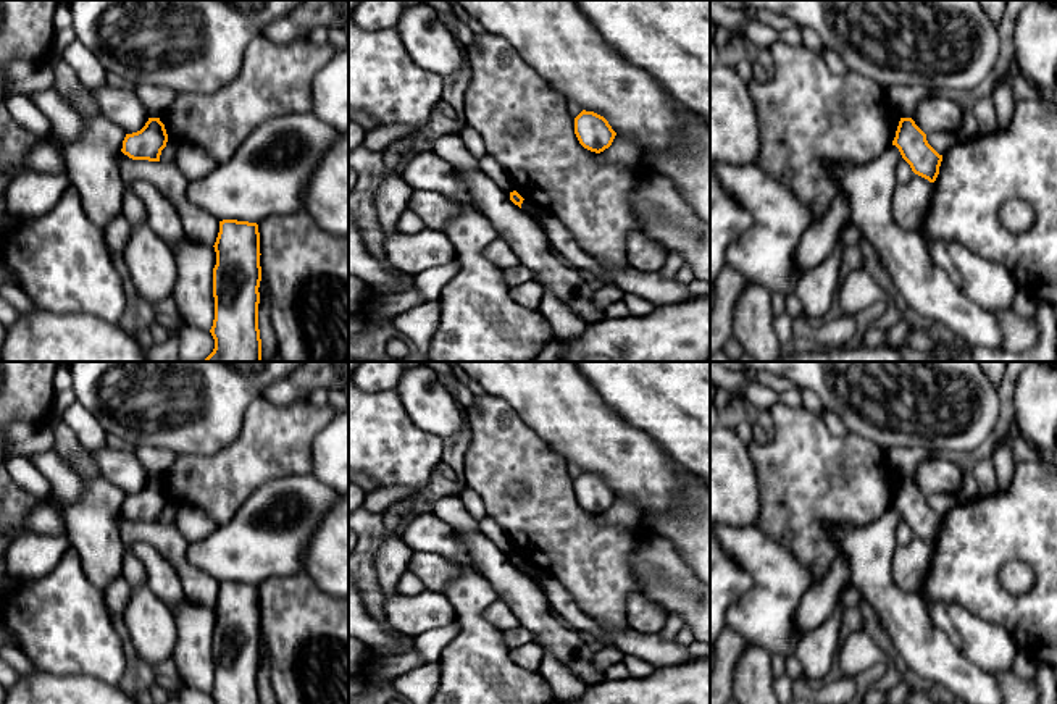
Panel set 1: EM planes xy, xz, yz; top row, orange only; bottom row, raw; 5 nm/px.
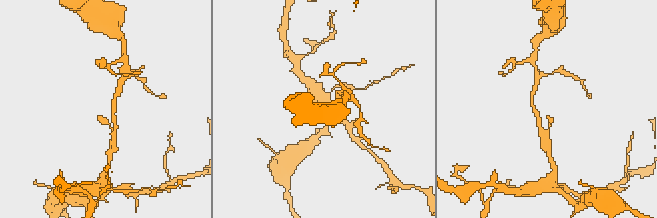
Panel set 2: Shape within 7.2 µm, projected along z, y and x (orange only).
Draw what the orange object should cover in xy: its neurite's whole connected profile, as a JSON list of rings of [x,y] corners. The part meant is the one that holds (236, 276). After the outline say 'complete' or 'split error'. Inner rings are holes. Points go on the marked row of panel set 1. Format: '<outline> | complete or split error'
[[[223,220],[213,247],[215,349],[203,362],[261,362],[258,224]]] | complete

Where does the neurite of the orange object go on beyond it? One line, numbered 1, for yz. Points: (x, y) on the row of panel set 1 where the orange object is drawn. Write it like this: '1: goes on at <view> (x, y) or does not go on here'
1: does not go on here

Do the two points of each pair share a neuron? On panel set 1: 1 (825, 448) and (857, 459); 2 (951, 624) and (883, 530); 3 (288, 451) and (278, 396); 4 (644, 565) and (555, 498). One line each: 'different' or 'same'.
1: same
2: different
3: different
4: different

